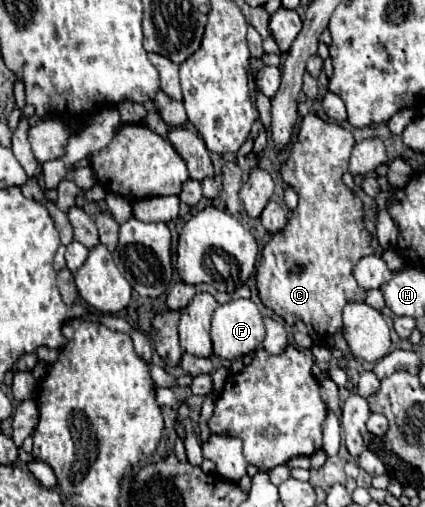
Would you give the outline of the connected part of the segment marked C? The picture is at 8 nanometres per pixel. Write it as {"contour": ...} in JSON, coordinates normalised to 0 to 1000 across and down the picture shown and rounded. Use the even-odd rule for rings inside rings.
{"contour":[[[725,225],[711,233],[701,280],[692,284],[682,312],[664,327],[664,351],[701,379],[706,398],[701,410],[687,418],[673,450],[664,450],[664,458],[649,458],[619,489],[600,540],[602,552],[616,556],[607,560],[607,580],[626,607],[645,611],[645,619],[664,623],[682,643],[711,631],[744,682],[781,686],[786,679],[786,686],[800,686],[814,706],[828,706],[828,698],[805,663],[805,607],[814,596],[852,596],[861,588],[861,572],[833,552],[828,533],[852,505],[880,497],[875,465],[856,446],[852,394],[833,387],[805,359],[805,343],[819,335],[828,292],[833,268],[824,256],[805,252],[791,241],[762,241],[744,225]]]}

